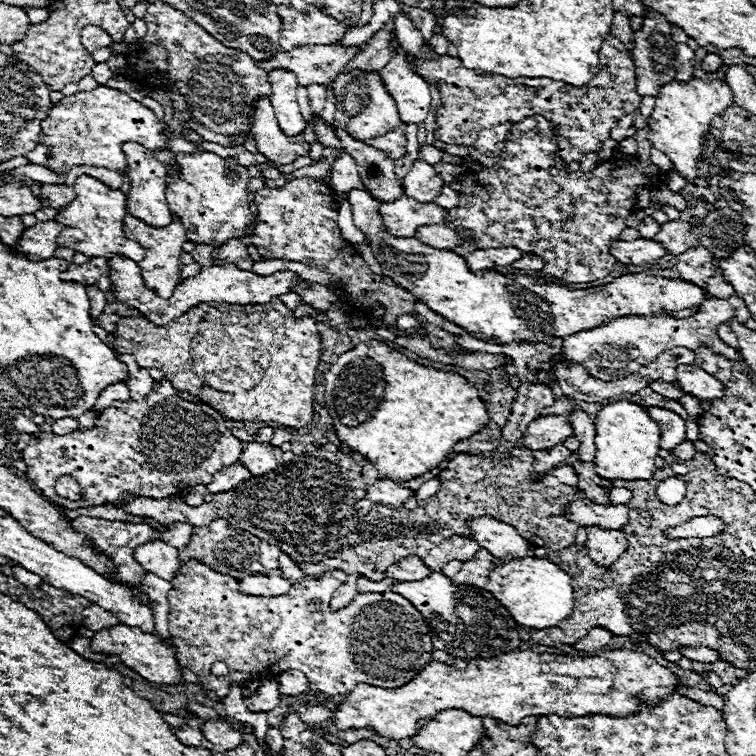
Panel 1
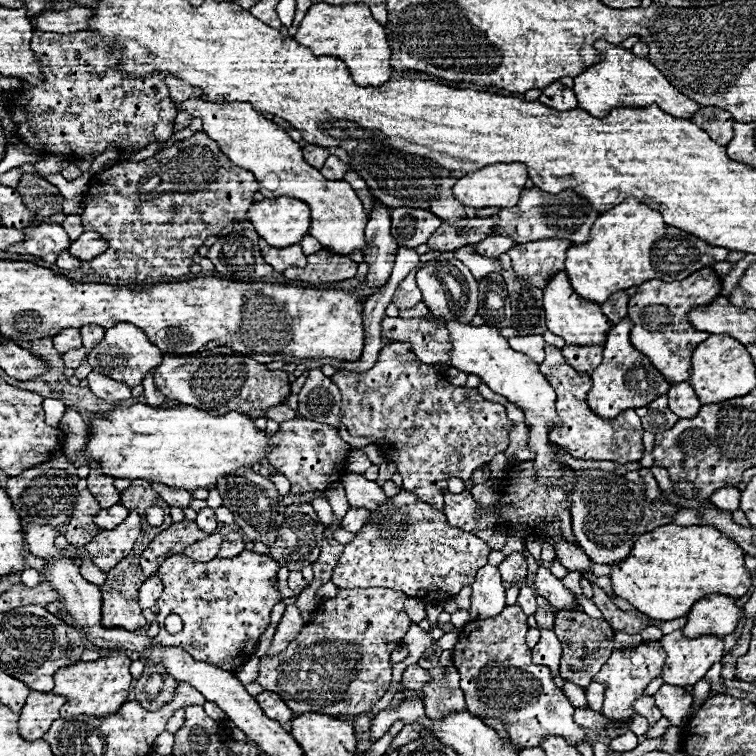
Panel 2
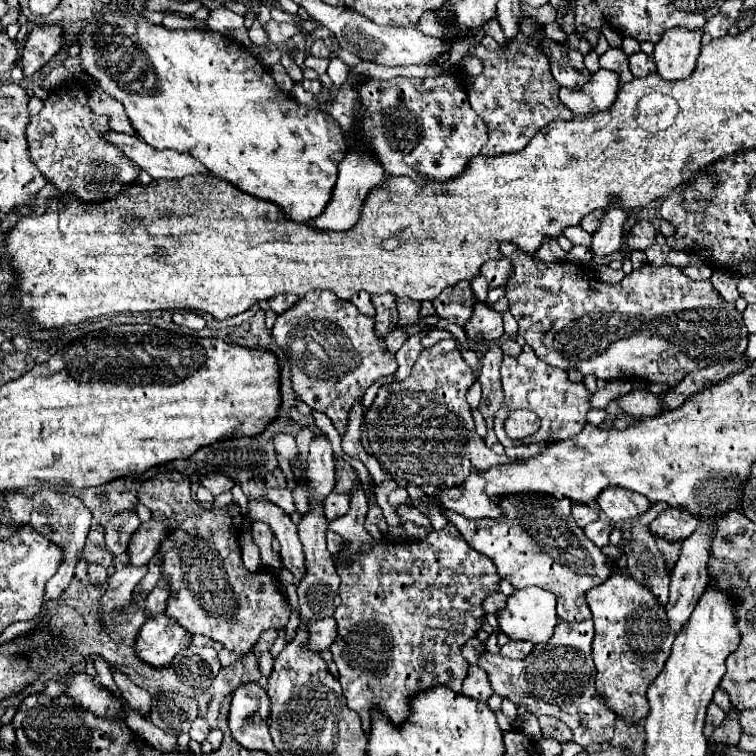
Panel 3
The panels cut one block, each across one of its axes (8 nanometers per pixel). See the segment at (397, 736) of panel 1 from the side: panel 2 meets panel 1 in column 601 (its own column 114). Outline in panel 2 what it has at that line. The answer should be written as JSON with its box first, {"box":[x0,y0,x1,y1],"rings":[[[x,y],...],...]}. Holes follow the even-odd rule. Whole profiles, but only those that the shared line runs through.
{"box":[54,654,130,716],"rings":[[[108,654],[104,658],[98,658],[94,662],[78,662],[74,666],[60,668],[54,674],[54,694],[66,696],[66,704],[62,706],[62,716],[76,716],[76,714],[88,714],[88,716],[104,716],[104,714],[116,714],[120,706],[128,700],[130,692],[130,658],[124,654]]]}

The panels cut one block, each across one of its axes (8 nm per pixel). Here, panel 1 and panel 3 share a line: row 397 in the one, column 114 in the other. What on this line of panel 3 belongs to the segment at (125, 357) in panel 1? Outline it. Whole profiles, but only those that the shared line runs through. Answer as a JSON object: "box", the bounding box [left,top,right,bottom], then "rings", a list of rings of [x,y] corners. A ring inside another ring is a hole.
{"box":[106,130,206,180],"rings":[[[114,130],[106,132],[106,140],[118,146],[130,160],[134,160],[142,170],[146,170],[152,178],[164,180],[180,180],[188,174],[206,174],[204,164],[188,154],[178,154],[174,150],[156,150],[144,144],[136,136],[118,134]]]}

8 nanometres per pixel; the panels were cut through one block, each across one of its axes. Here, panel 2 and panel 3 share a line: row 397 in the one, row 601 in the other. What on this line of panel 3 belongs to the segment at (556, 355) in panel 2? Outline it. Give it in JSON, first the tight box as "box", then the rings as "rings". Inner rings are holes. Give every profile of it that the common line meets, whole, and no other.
{"box":[440,494,610,622],"rings":[[[510,494],[504,496],[502,518],[480,518],[480,520],[468,520],[456,512],[448,512],[440,506],[440,512],[446,516],[450,524],[454,524],[464,540],[478,548],[478,552],[484,552],[494,566],[498,568],[498,574],[506,578],[514,588],[526,588],[526,586],[540,586],[544,590],[550,590],[558,600],[558,616],[568,622],[580,622],[584,618],[590,618],[590,608],[586,606],[586,592],[598,584],[602,584],[610,574],[610,562],[602,554],[602,550],[592,544],[592,540],[586,538],[580,526],[576,526],[574,518],[570,516],[572,502],[568,498],[554,498],[554,496],[542,496],[542,494]]]}

